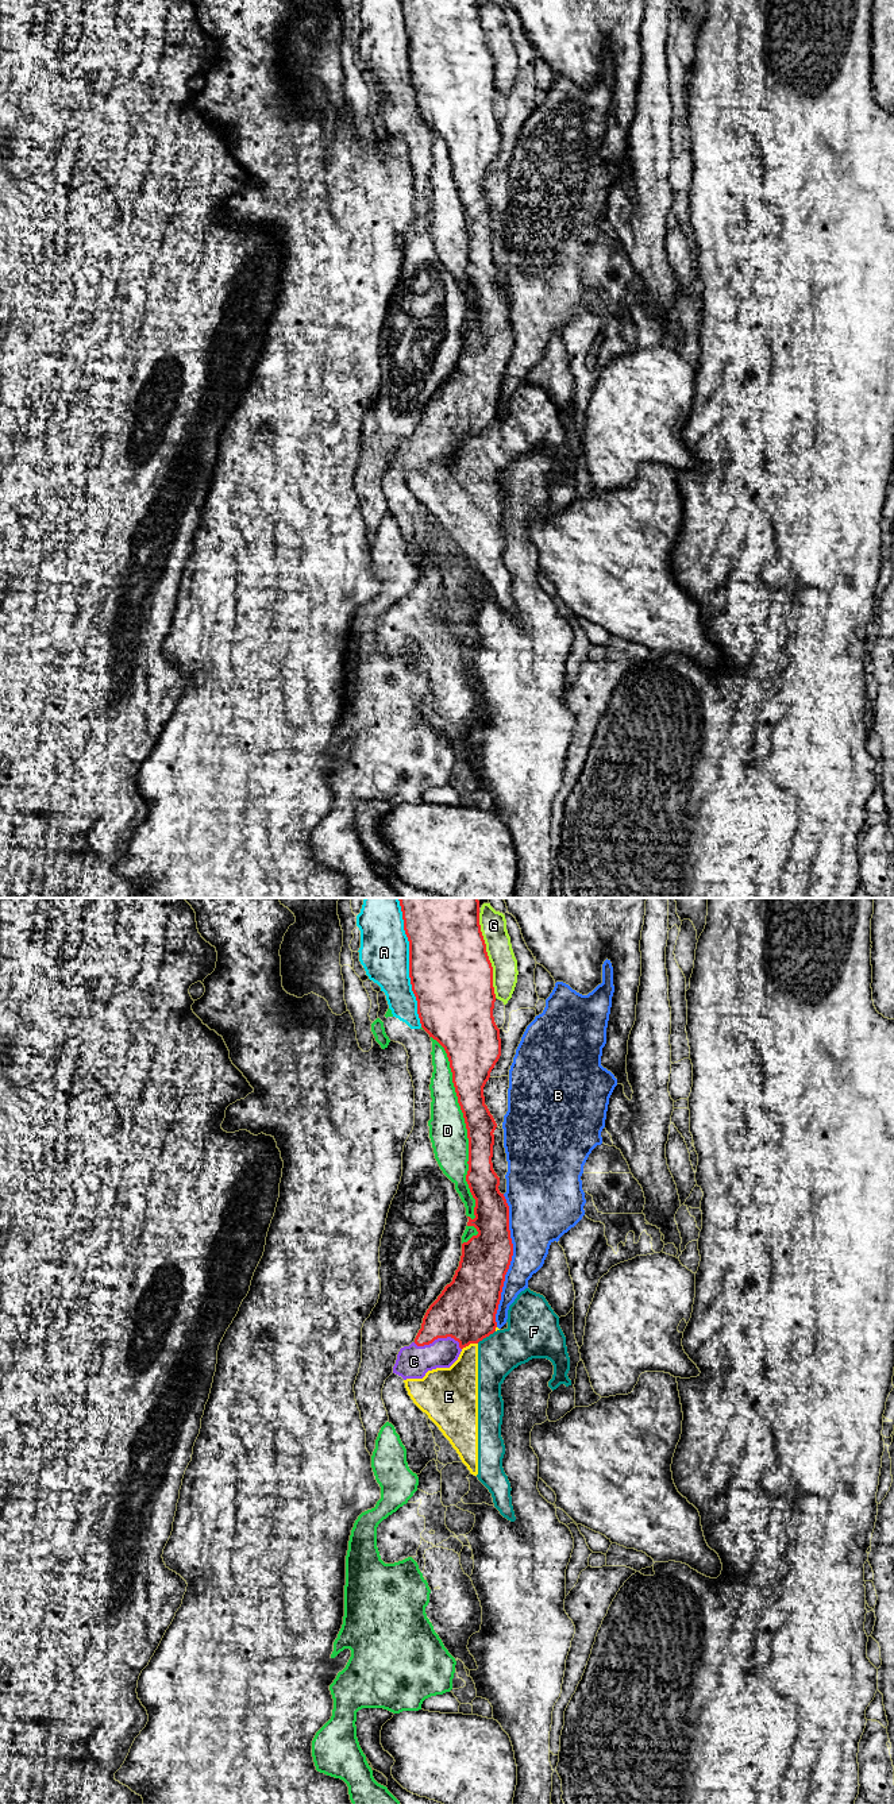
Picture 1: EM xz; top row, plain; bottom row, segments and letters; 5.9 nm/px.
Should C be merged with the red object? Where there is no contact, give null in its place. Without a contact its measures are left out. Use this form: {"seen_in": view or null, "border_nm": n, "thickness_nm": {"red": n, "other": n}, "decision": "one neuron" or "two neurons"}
{"seen_in": "xz", "border_nm": 300, "thickness_nm": {"red": 360, "other": 200}, "decision": "one neuron"}

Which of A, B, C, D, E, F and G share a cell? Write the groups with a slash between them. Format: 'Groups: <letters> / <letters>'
Groups: A / B / C / D / E F / G

